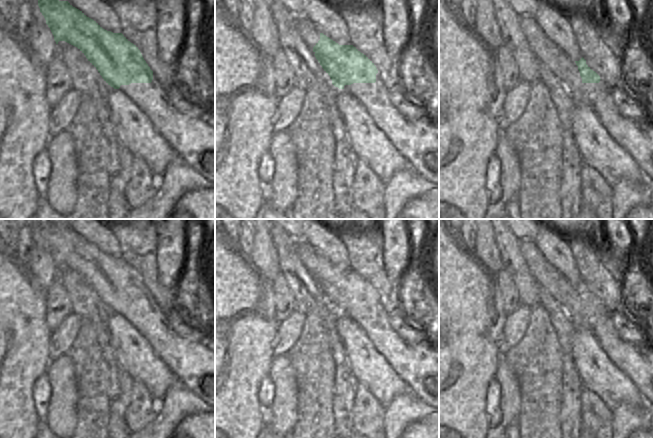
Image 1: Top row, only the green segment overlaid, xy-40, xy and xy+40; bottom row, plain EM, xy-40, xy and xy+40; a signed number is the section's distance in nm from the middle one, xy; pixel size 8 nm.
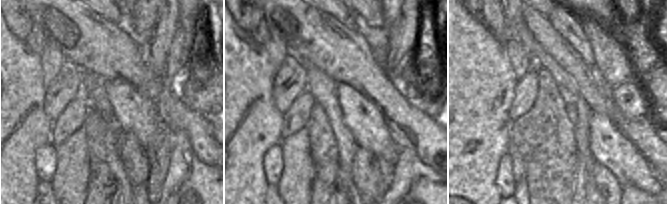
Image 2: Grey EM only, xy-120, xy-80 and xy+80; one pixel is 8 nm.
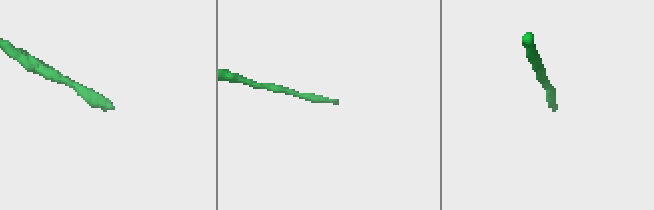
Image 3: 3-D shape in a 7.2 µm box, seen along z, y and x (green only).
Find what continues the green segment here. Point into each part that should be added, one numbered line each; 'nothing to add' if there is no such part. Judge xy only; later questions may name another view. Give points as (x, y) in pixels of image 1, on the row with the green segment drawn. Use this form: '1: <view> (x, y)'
1: xy (417, 141)

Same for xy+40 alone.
1: xy+40 (636, 137)

